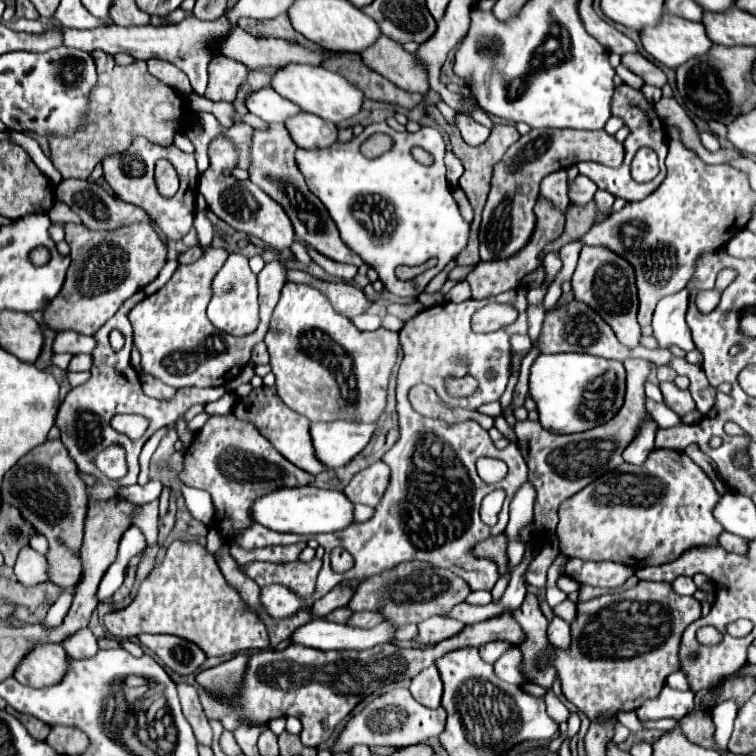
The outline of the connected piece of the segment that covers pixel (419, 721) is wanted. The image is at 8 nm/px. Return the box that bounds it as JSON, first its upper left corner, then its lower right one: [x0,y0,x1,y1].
[334,689,446,753]

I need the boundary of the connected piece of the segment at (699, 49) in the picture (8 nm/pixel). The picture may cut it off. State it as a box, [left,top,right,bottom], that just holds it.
[642,15,712,69]

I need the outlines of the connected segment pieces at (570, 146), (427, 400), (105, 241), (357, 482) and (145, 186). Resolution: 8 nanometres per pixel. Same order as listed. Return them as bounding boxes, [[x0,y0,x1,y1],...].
[[480,129,624,259],[410,385,494,429],[44,223,168,333],[344,461,390,507],[102,139,200,239]]

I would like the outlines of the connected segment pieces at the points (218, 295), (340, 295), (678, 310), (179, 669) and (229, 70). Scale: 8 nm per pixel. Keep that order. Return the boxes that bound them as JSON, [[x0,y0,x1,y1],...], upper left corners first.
[[208,253,258,335],[288,269,372,319],[652,289,695,353],[138,633,206,677],[206,55,248,101]]

